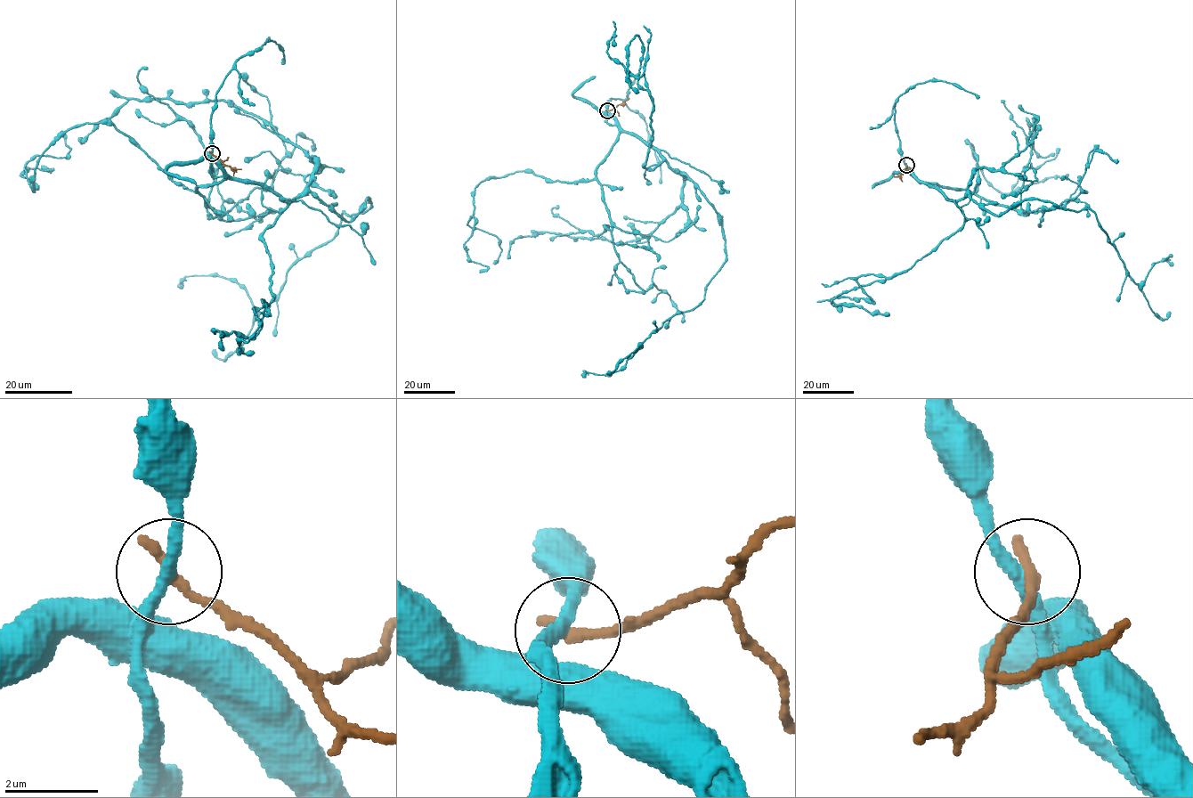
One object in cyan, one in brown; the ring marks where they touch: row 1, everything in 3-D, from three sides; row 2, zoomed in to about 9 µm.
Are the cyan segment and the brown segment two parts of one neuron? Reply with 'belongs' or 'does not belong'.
does not belong

